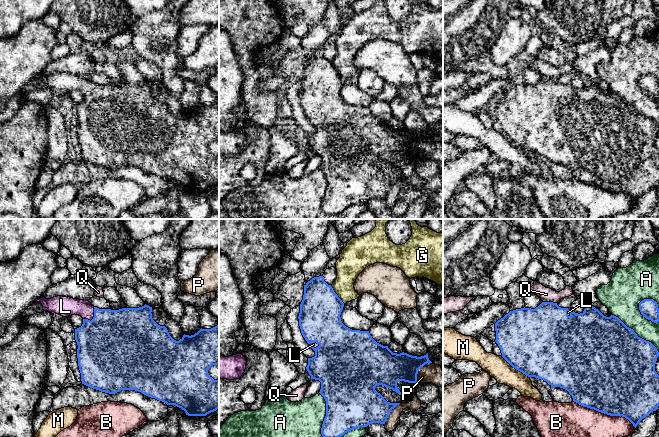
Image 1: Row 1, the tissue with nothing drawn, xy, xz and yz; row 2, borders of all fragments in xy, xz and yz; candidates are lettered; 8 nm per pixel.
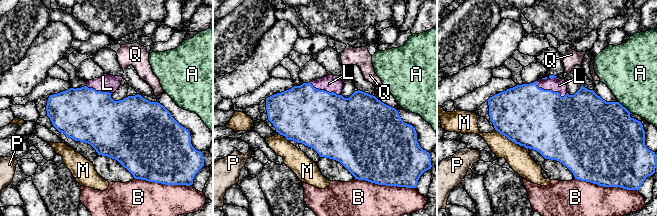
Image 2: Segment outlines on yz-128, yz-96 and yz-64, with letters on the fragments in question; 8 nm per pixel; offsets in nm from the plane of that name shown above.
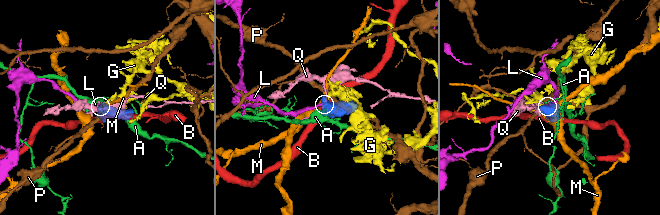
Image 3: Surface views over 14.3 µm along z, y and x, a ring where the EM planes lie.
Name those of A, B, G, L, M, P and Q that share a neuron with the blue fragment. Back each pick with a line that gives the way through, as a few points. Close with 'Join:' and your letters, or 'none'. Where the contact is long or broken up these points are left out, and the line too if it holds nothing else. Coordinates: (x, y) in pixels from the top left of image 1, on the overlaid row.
L: runs through xy (113, 341), (93, 317), (83, 308), (65, 306)
Join: L

